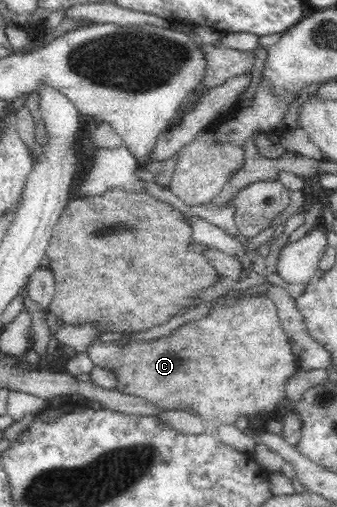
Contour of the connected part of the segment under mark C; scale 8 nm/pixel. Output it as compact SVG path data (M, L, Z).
M249 294L249 298L236 299L227 303L219 299L209 316L191 320L173 330L169 336L146 342L129 341L122 346L120 341L105 343L95 341L87 350L91 361L103 368L116 369L119 393L146 398L156 408L165 411L181 410L200 414L213 424L223 428L226 424L235 425L239 418L262 416L271 420L277 416L277 404L285 397L285 380L298 370L289 338L281 327L274 302L266 295Z

